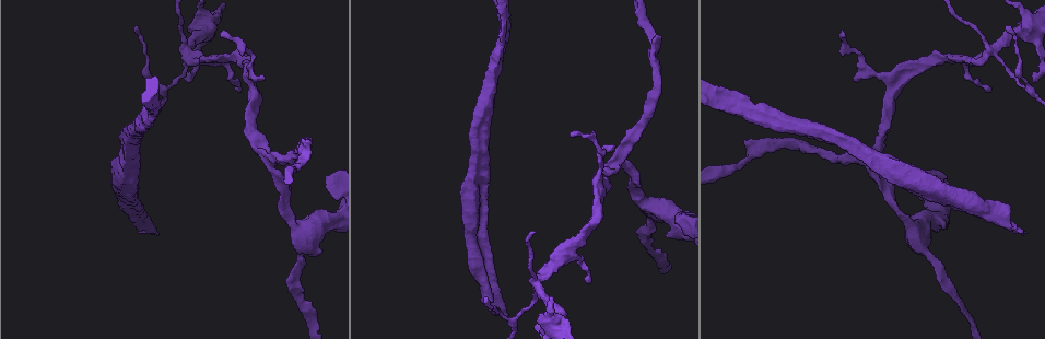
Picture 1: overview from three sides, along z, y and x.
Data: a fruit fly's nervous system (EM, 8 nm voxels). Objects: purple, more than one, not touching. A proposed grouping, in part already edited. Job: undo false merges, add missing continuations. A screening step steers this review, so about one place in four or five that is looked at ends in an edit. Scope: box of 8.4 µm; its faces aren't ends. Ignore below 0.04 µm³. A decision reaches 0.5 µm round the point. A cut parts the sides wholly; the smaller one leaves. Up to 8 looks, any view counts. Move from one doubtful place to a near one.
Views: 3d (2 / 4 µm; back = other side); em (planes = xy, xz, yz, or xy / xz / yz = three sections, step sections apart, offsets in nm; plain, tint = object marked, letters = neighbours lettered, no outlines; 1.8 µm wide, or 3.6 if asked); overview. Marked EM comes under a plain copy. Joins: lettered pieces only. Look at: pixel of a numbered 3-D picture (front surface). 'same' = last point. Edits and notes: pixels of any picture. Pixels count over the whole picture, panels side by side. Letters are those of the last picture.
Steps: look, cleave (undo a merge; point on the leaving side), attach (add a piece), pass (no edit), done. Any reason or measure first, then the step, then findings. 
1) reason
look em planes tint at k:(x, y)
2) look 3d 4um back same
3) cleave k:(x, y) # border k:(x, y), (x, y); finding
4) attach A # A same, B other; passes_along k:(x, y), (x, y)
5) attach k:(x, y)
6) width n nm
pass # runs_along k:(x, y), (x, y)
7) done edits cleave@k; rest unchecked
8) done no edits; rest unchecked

sharp bend
look 3d 2um at 1:(540, 286)

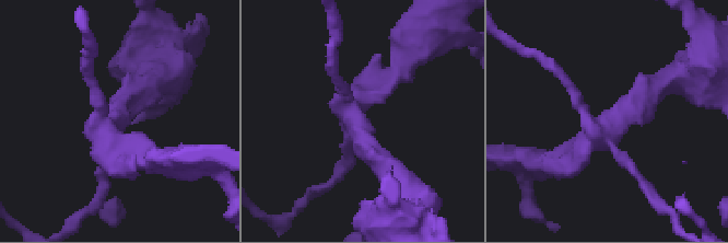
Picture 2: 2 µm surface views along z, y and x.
arms 4; shape alone is not enough
look em xy step 8 tint at 2:(357, 129)

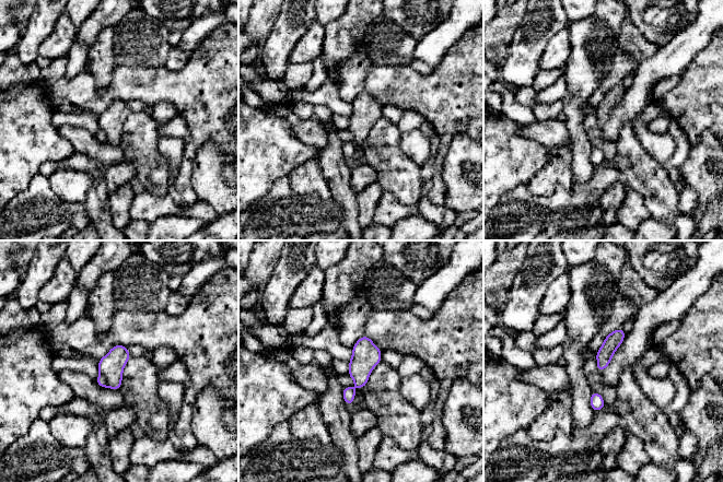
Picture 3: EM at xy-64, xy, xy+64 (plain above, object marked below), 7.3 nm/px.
look em planes letters same

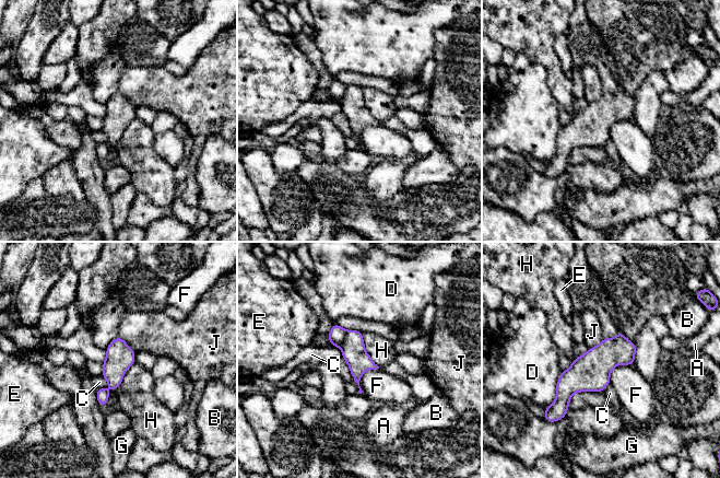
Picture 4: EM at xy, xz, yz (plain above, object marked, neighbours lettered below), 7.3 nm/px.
cleave 4:(337, 335) # A other, B other, C other, D other, E other, F other, G other, H other, J other; two cells meet here

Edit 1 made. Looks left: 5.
redraw
look overview

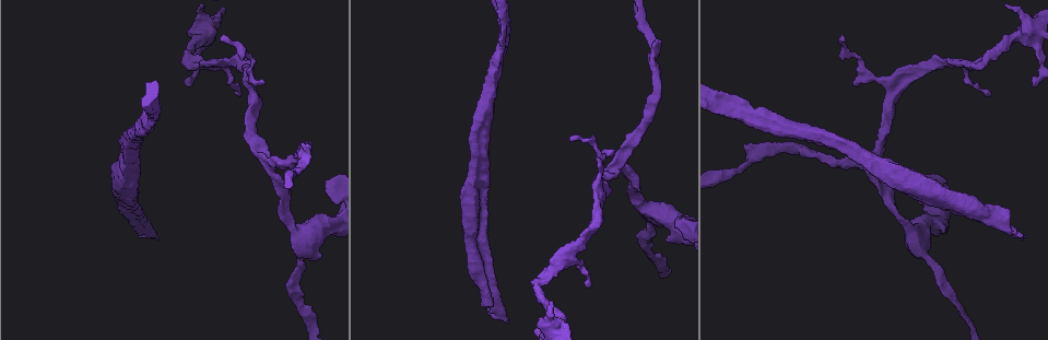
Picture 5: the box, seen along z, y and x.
arms part here
look em xz step 16 letters at 5:(598, 206)

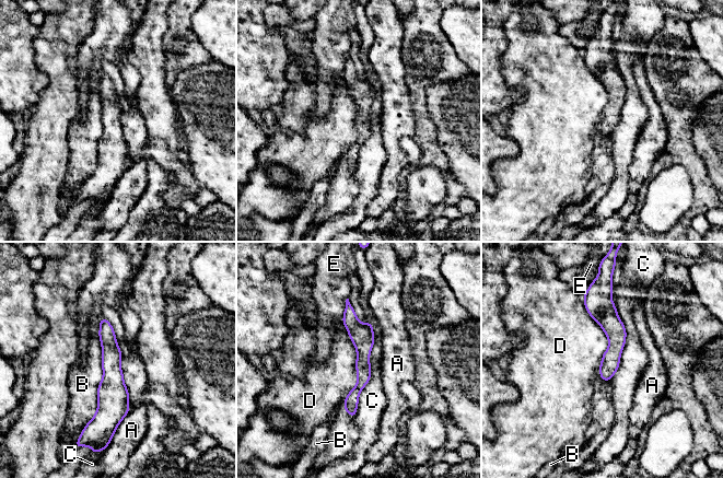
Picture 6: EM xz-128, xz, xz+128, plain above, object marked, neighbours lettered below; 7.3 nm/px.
look em planes letters same

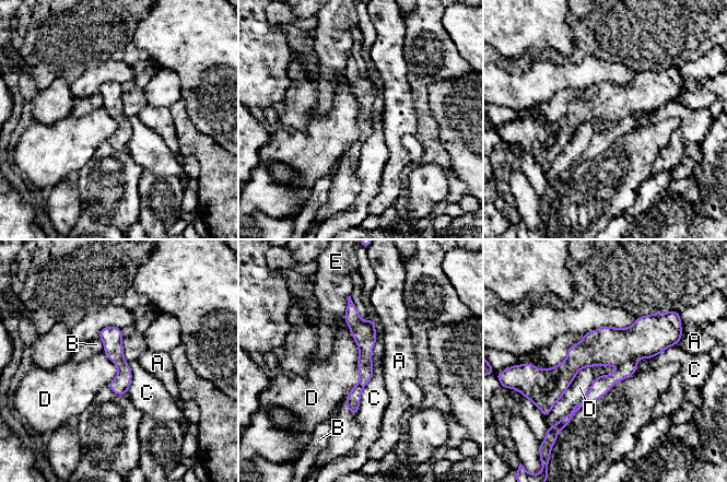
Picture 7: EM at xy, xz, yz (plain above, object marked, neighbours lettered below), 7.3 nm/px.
pass # A other, B other, C other, D other, E other; border 7:(618, 366), (598, 375), (558, 421); one cell here

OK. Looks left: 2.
calibre changes
look em xz step 4 tint at 5:(486, 291)

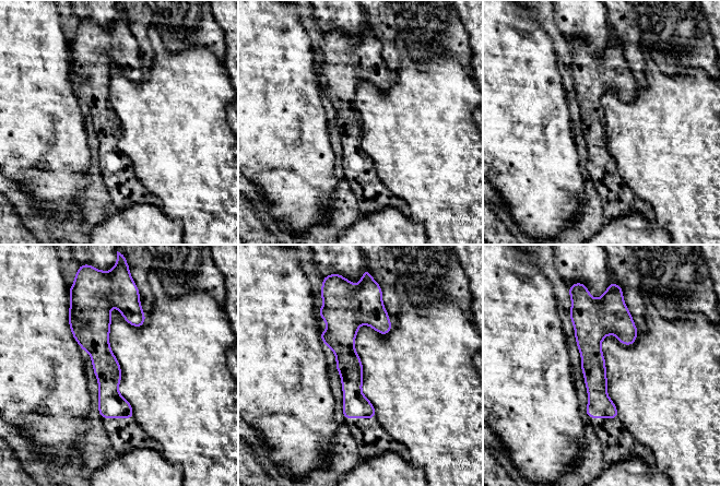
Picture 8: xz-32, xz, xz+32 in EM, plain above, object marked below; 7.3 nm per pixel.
cut it another way
look em planes letters same

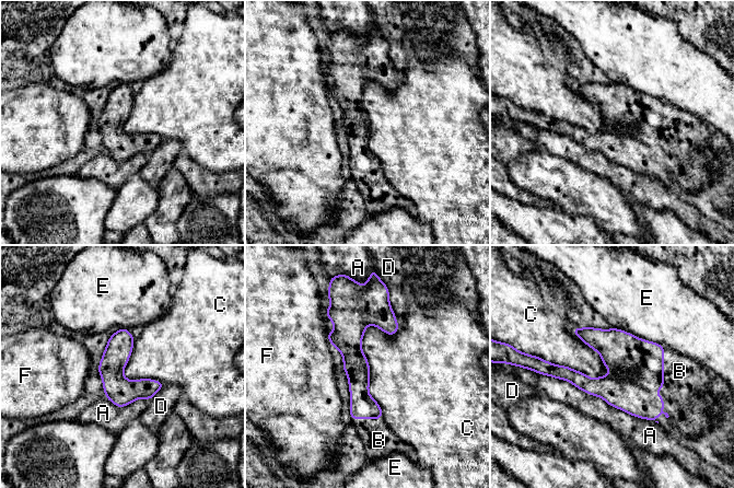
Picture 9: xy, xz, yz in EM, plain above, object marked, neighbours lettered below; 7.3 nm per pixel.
attach B # A other, B same, C other, D other, E other, F other; passes_along 9:(638, 364), (662, 387), (679, 371); the cell continues

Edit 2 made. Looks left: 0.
done edits cleave@4, attach@9; rest unchecked

